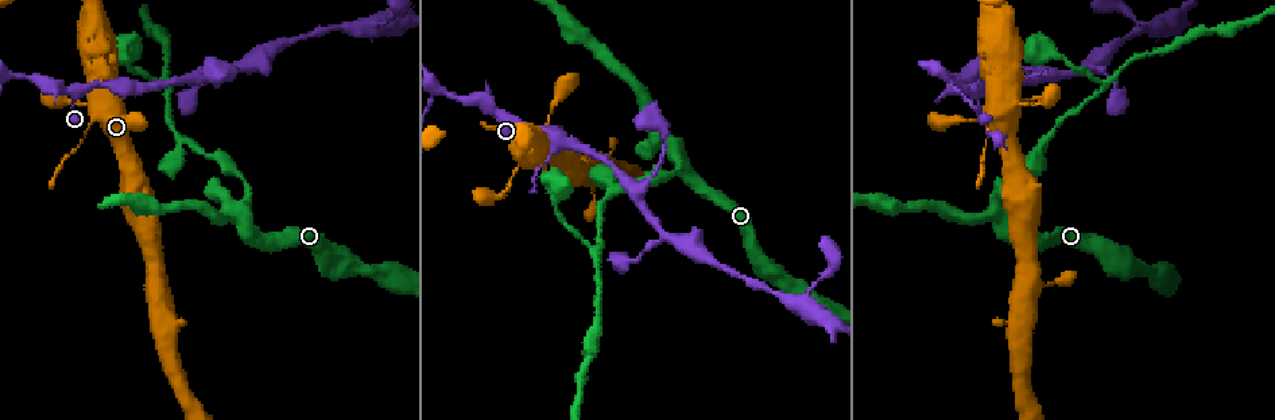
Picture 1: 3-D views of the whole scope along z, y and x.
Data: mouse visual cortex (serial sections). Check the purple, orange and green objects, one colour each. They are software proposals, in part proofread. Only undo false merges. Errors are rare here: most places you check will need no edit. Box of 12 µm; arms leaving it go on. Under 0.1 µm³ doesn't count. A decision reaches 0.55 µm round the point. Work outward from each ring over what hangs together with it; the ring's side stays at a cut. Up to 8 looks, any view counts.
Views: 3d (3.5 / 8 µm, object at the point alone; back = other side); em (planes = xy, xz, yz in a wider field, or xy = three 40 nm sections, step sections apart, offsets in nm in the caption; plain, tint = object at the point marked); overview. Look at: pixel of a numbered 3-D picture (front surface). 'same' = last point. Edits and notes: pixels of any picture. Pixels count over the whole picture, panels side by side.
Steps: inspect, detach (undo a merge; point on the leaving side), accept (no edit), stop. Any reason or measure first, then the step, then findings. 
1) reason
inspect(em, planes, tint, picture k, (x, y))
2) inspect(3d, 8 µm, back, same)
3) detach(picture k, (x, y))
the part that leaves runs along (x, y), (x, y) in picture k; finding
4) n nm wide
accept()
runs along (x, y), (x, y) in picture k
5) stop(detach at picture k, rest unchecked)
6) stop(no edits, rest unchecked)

thick turns thin
inspect(3d, 3.5 µm, picture 1, (803, 304))

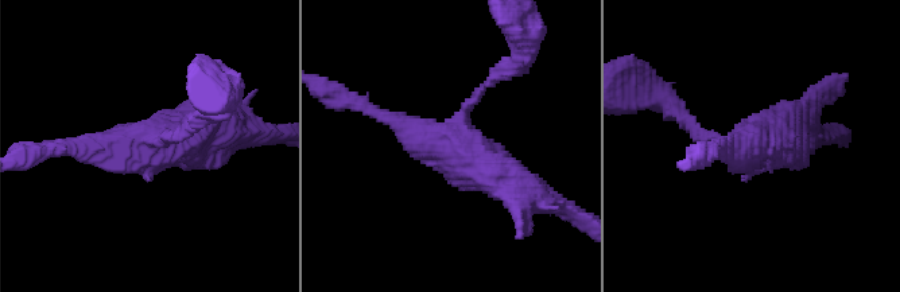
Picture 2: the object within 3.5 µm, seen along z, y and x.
3 arms; arms of 150, 200, 500 nm
inspect(em, xy, step 1, tint, picture 2, (450, 138))

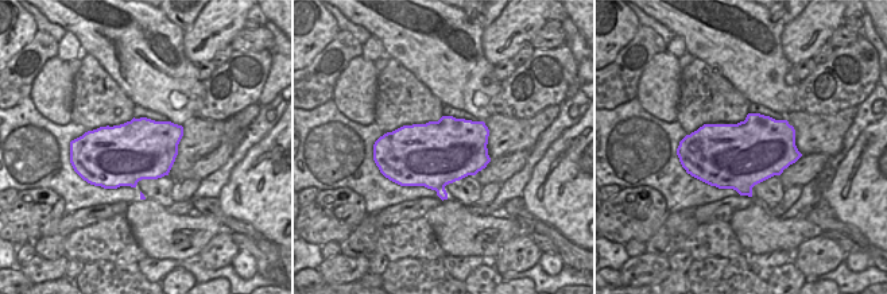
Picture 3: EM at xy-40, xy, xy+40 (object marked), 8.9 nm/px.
accept()
runs along (369, 111), (535, 193) in picture 2; one cell here

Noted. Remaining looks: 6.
four-way junction
inspect(3d, 3.5 µm, picture 1, (248, 207))

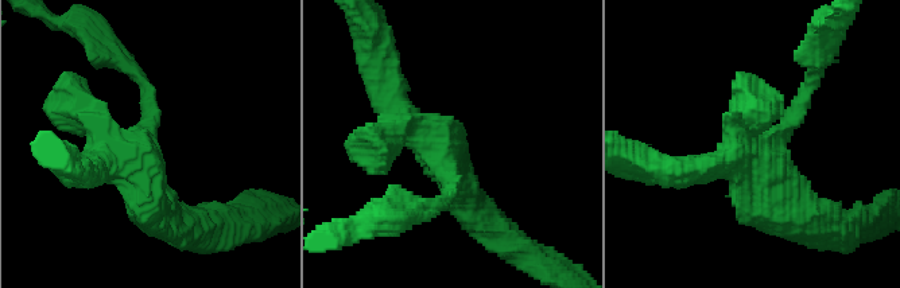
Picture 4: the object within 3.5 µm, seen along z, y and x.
4 arms; arms of 200, 300, 300, 450 nm
inspect(em, xy, step 3, tint, picture 4, (446, 161))

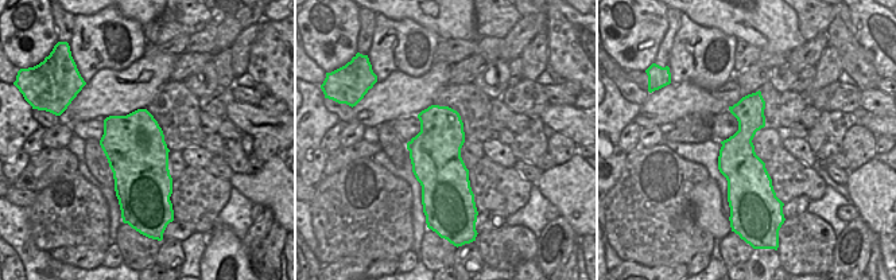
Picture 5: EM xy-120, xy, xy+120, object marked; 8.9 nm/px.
another direction
inspect(em, xy, step 2, tint, same)

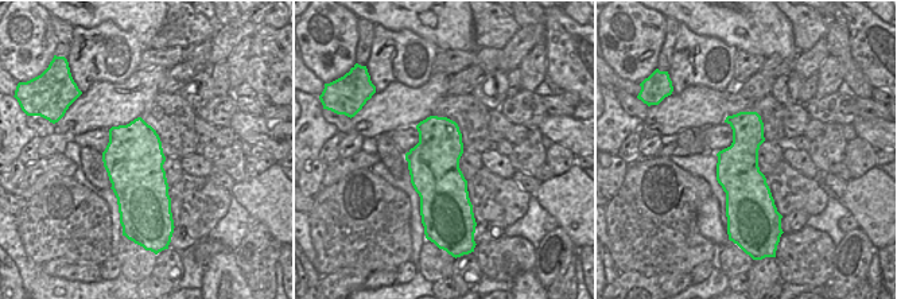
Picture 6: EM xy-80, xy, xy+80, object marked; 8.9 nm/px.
accept()
runs along (167, 221), (139, 171), (147, 92) in picture 4; all the same cell

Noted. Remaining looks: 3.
branch point
inspect(3d, 3.5 µm, picture 1, (1043, 138))

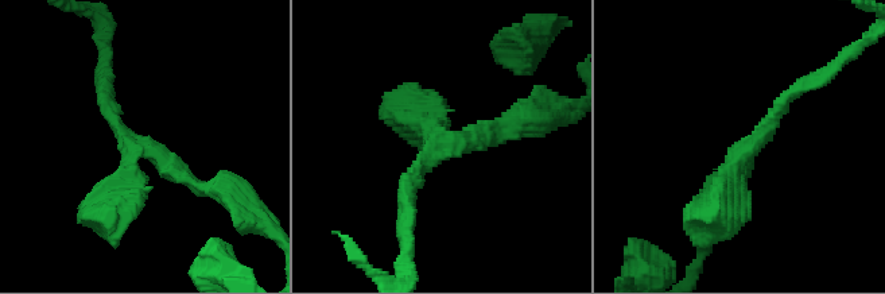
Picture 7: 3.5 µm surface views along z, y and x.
3 arms; arms of 150, 200, 400 nm
inspect(em, xy, step 5, tint, picture 7, (748, 152))

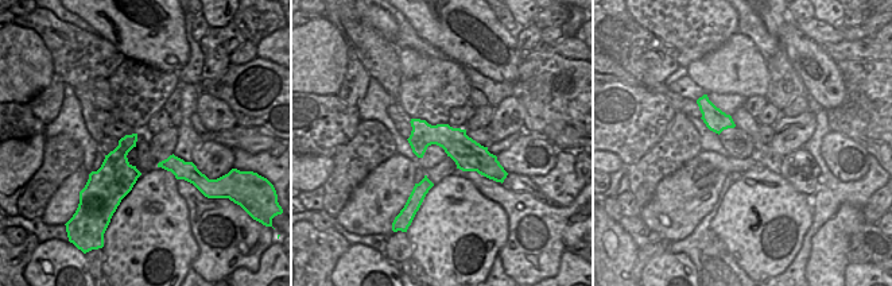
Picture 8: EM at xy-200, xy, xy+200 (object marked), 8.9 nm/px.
another direction
inspect(em, xy, step 3, tint, same)

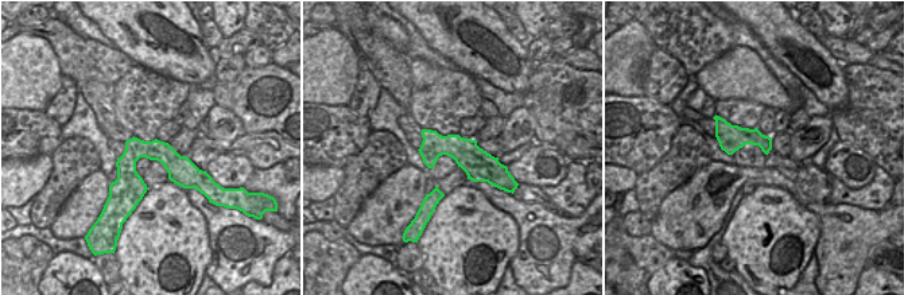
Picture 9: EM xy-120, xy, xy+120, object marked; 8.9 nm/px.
accept()
runs along (214, 188), (135, 150), (103, 92) in picture 7; all the same cell

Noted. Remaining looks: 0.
stop(no edits, rest unchecked)

